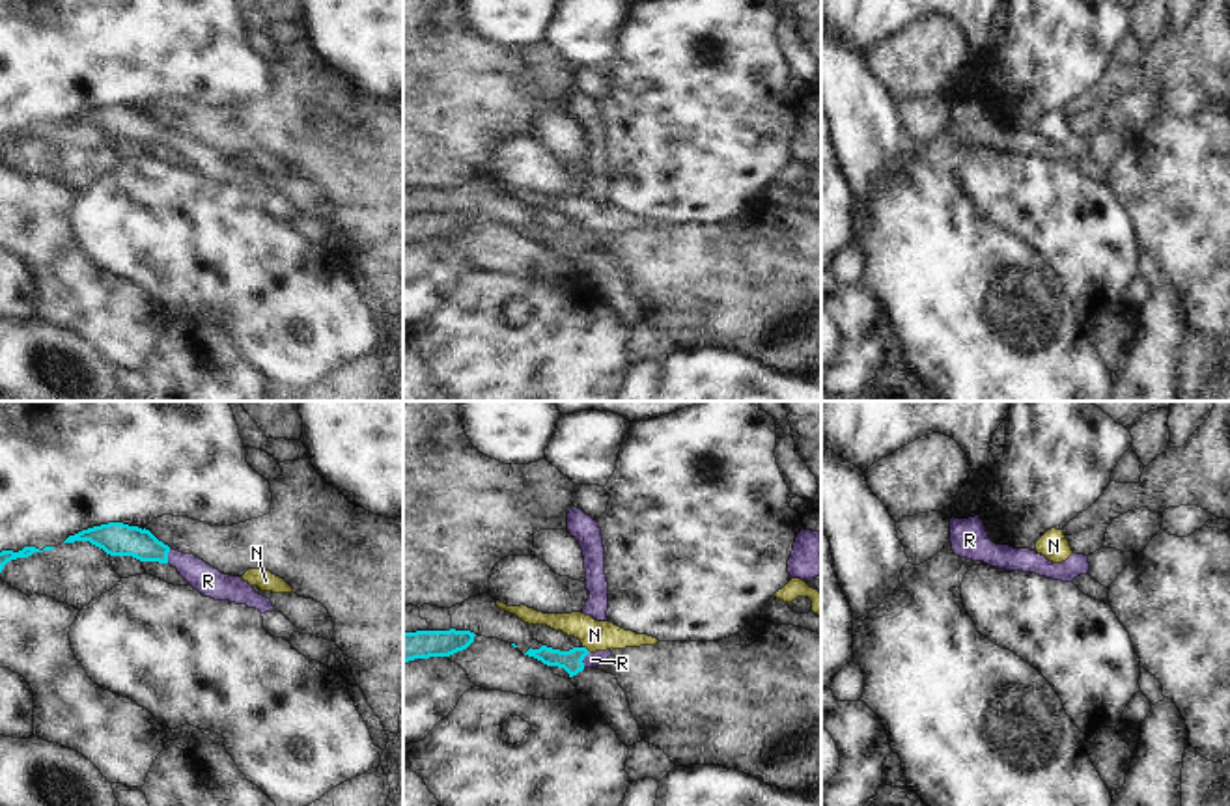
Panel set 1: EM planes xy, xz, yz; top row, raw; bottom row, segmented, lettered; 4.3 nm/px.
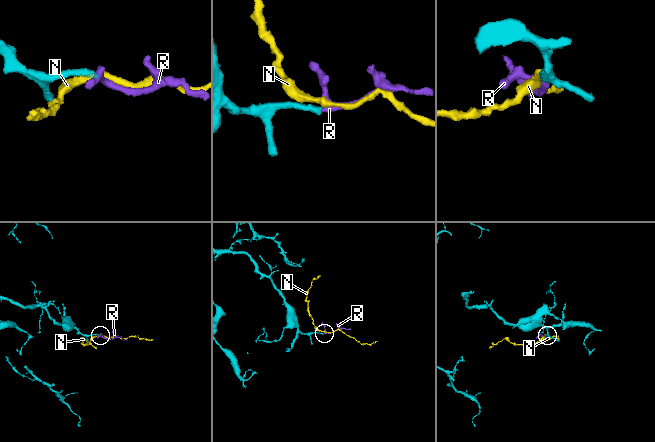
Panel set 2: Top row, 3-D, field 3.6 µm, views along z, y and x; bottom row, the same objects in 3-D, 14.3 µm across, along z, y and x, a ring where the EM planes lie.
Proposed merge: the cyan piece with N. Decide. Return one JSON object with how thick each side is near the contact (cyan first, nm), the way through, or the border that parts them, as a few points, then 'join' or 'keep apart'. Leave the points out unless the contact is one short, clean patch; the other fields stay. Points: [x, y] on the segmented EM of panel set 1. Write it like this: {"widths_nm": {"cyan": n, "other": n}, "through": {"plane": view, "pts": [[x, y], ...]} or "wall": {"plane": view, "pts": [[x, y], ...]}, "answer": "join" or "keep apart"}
{"widths_nm": {"cyan": 100, "other": 130}, "wall": {"plane": "xz", "pts": [[583, 646], [590, 652]]}, "answer": "keep apart"}

